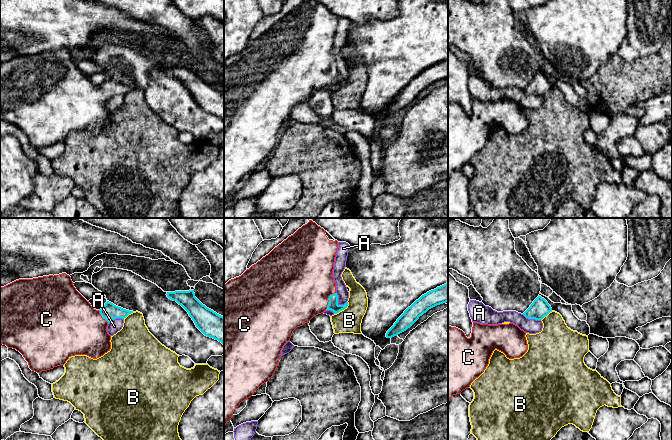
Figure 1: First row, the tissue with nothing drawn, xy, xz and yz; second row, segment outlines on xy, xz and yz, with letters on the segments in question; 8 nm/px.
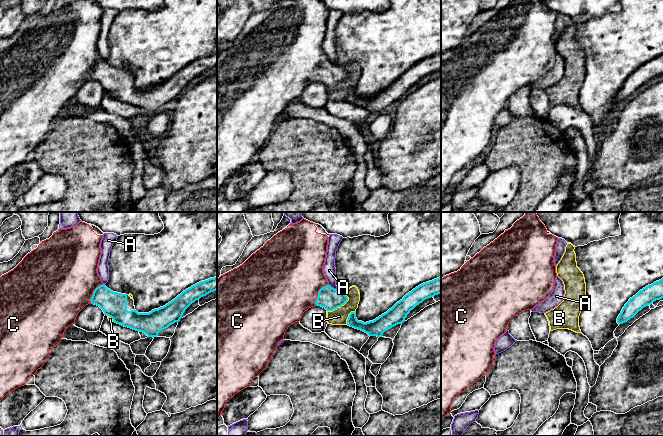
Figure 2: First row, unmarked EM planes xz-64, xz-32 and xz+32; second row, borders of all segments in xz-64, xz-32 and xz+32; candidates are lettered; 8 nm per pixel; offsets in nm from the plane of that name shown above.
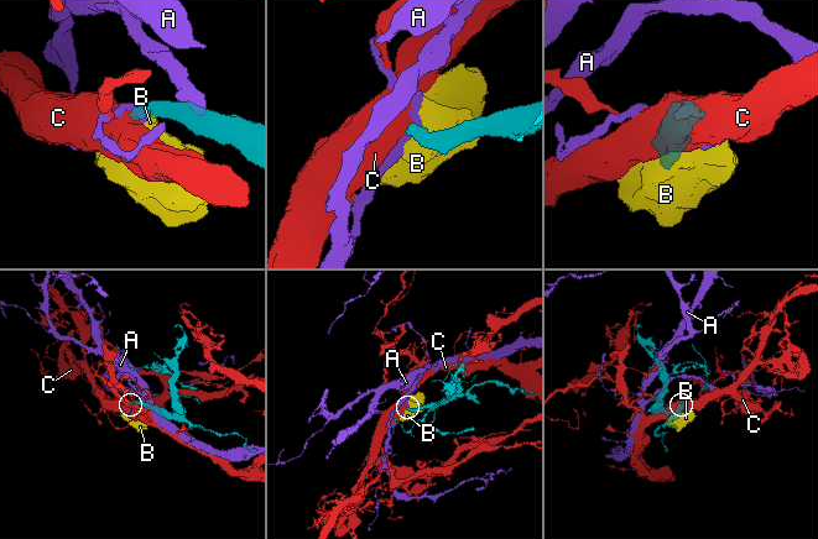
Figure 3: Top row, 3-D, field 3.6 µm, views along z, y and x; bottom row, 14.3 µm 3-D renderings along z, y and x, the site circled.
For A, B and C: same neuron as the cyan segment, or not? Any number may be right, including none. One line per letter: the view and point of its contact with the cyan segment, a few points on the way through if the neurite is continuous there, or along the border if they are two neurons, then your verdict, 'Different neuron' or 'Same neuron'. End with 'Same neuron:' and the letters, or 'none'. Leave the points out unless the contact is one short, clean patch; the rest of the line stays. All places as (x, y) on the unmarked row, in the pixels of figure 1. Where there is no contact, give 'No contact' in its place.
A: Touches cyan at xz (337, 76). Boundary: xz (336, 68), (338, 79), (343, 81). Different neuron
B: Touches cyan at xz (342, 85). Boundary: xz (348, 78), (343, 85), (334, 90). Different neuron
C: Touches cyan at xz (328, 75). Path across: xz (332, 81), (328, 75), (314, 67), (299, 64). Same neuron
Same neuron: C

